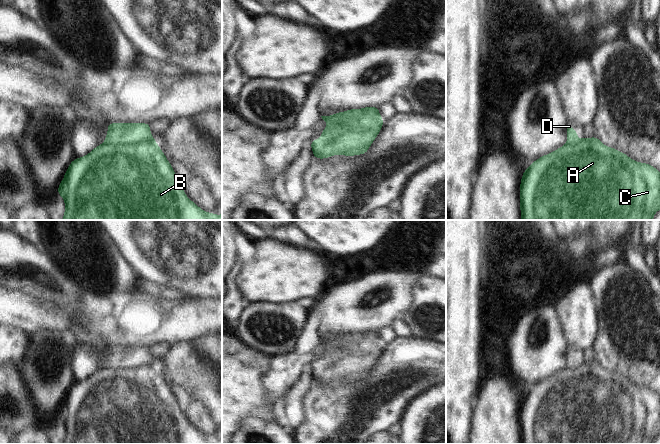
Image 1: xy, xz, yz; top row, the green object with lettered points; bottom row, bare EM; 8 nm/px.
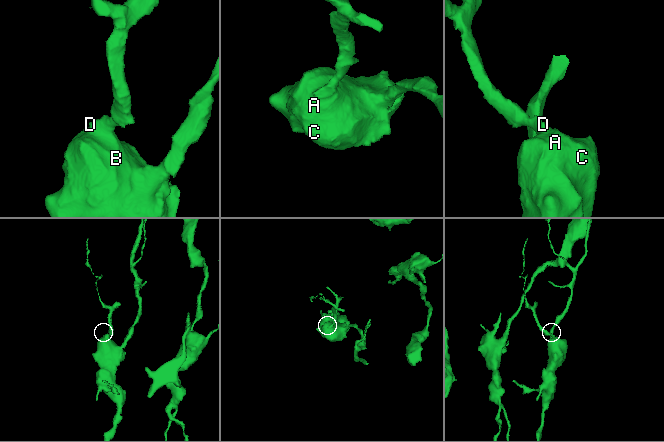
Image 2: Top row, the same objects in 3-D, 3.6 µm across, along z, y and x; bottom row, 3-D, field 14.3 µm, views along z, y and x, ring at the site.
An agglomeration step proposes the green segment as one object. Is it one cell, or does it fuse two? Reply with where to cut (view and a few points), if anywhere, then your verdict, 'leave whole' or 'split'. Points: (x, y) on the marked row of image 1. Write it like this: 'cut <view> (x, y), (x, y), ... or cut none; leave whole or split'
cut xy (154, 140), (135, 144), (104, 144); split

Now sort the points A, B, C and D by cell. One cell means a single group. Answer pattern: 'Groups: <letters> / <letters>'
Groups: A B C / D.

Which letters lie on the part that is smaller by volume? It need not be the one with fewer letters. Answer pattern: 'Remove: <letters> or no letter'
Remove: D.

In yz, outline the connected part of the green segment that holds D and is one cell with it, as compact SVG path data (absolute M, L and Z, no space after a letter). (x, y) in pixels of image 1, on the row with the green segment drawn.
M572 123L567 124L566 132L567 132L567 144L575 145L576 143L581 142L581 139L577 138L578 131L572 129Z

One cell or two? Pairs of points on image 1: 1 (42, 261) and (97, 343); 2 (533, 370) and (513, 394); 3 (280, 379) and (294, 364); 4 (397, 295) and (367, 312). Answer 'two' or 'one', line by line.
1: one
2: two
3: one
4: one

